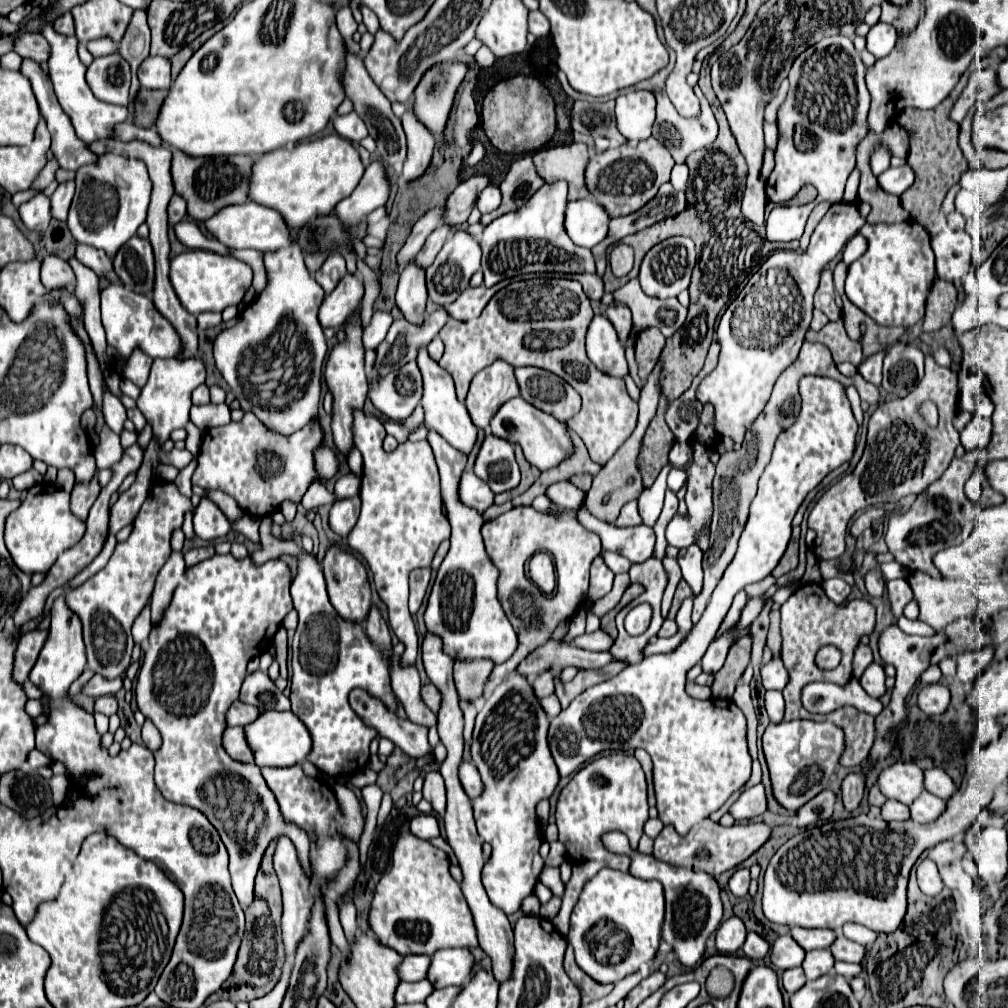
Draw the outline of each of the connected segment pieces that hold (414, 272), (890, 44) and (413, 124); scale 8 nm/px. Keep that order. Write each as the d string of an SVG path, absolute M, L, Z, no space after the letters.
M408 264L398 282L396 290L396 306L402 312L402 318L410 324L422 324L424 308L426 308L426 280L424 270L420 270L416 264Z
M878 22L870 28L868 36L866 36L866 48L876 56L888 56L888 52L894 48L896 44L896 30L892 28L892 24L884 24Z
M412 98L408 100L408 110L402 116L402 128L406 132L408 142L408 156L404 160L404 180L414 180L422 176L430 164L432 150L434 150L434 136L432 132L414 116Z

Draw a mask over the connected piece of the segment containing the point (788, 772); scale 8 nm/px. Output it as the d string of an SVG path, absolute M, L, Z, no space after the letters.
M792 720L780 724L768 724L762 736L762 750L766 756L772 794L778 804L790 812L802 808L816 794L826 790L830 774L842 756L844 734L838 726L830 722L812 722L812 720Z

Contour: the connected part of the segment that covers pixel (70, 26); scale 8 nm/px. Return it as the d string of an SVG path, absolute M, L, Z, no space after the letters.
M64 12L64 16L60 16L60 20L54 22L56 32L64 34L64 36L74 36L74 20L70 12Z

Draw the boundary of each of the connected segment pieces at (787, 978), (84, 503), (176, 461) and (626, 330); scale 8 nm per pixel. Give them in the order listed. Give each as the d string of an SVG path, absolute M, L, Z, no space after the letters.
M790 968L782 972L782 986L788 994L794 994L796 990L800 990L806 984L806 976L802 972L802 968Z
M96 478L90 484L76 484L70 498L72 514L76 514L80 520L86 520L92 502L98 498L98 492L100 492L100 486Z
M185 441L175 442L175 447L170 450L170 452L164 452L164 450L160 450L158 452L158 458L160 458L160 464L172 464L172 466L176 466L178 470L182 470L182 468L186 468L190 462L192 462L192 454L188 452L188 450L178 450L185 449Z
M610 304L606 308L606 318L614 324L618 338L624 342L632 330L632 318L630 318L630 308L624 304Z

